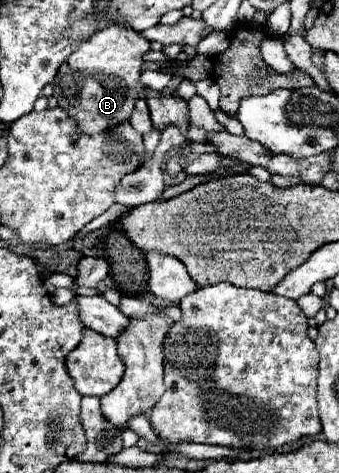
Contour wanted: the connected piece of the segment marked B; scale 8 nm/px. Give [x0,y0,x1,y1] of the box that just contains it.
[53,22,149,134]

